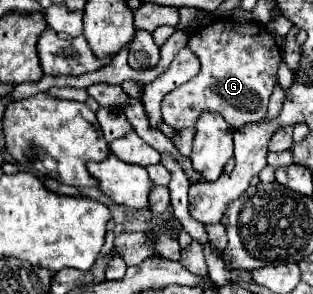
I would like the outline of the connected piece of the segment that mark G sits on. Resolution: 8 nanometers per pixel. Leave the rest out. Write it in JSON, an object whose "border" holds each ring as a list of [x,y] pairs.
{"border":[[[216,19],[214,23],[208,23],[200,27],[200,31],[192,33],[186,47],[198,57],[200,73],[192,81],[186,81],[178,89],[164,95],[164,123],[180,131],[184,127],[194,127],[202,111],[212,111],[220,113],[230,129],[238,129],[266,117],[268,99],[276,87],[282,53],[276,39],[264,25]]]}

